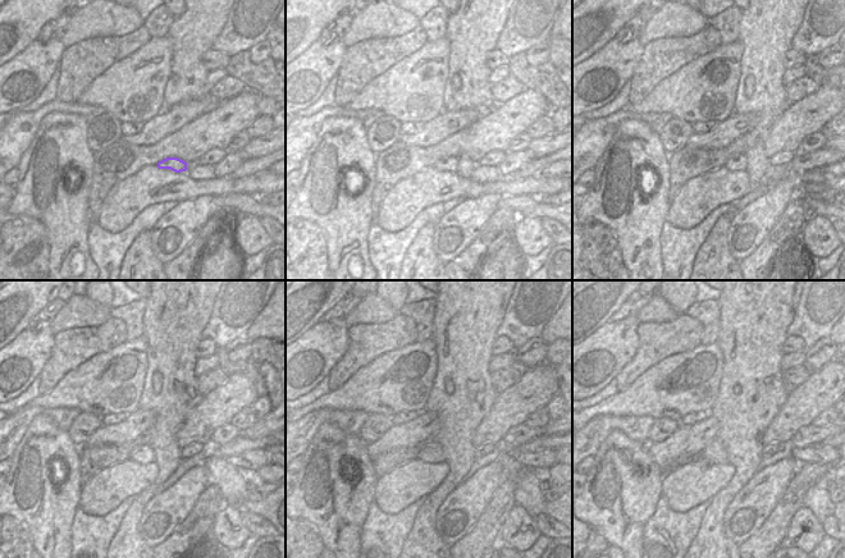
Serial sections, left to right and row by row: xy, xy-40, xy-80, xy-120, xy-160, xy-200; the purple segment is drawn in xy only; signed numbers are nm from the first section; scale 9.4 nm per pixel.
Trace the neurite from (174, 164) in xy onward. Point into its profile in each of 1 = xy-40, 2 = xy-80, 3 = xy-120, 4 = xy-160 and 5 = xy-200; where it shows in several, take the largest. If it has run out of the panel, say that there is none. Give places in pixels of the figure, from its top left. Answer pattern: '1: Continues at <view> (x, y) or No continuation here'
1: Continues at xy-40 (448, 164)
2: Continues at xy-80 (736, 163)
3: Continues at xy-120 (145, 454)
4: Continues at xy-160 (430, 452)
5: Continues at xy-200 (713, 452)

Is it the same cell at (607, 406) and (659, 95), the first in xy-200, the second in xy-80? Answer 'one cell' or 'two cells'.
one cell

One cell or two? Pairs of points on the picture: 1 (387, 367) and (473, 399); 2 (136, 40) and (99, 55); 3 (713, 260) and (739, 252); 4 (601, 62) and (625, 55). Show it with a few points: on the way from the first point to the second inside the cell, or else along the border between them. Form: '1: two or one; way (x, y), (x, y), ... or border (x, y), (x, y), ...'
1: two; border (438, 355), (438, 369), (424, 408)
2: one; way (127, 44), (108, 49)
3: two; border (729, 225), (726, 245), (729, 252), (738, 261)
4: one; way (607, 62), (613, 62), (619, 58)

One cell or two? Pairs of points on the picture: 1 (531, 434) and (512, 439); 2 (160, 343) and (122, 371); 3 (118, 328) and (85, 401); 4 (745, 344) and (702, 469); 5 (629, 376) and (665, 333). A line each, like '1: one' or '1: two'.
1: one
2: two
3: two
4: two
5: one

